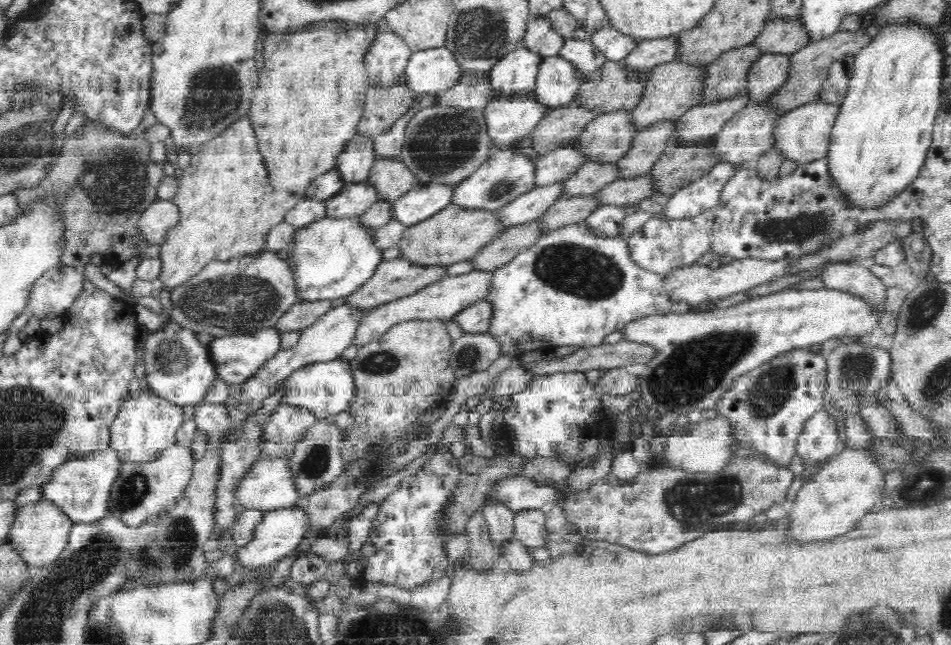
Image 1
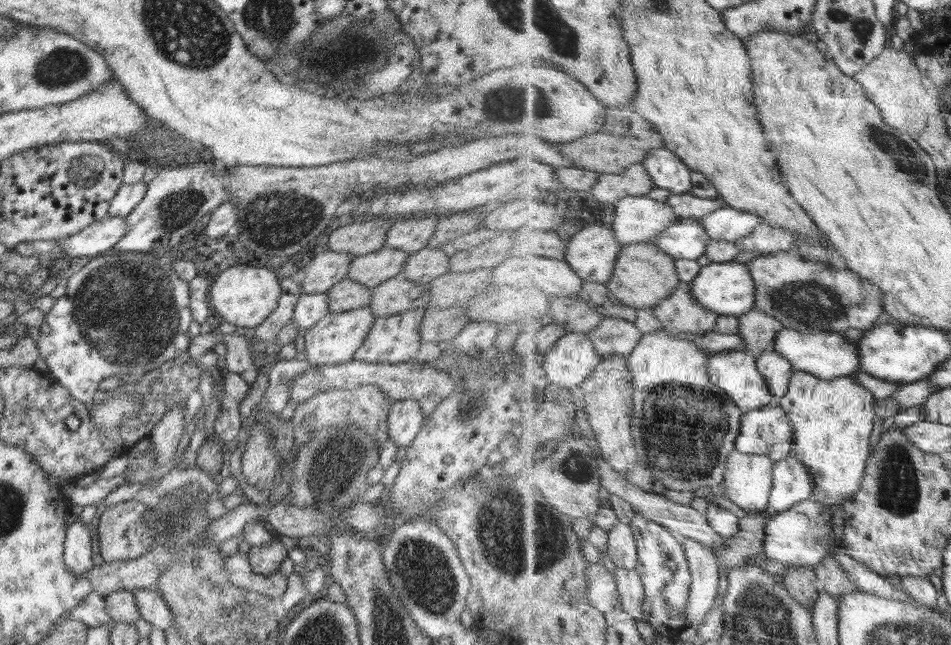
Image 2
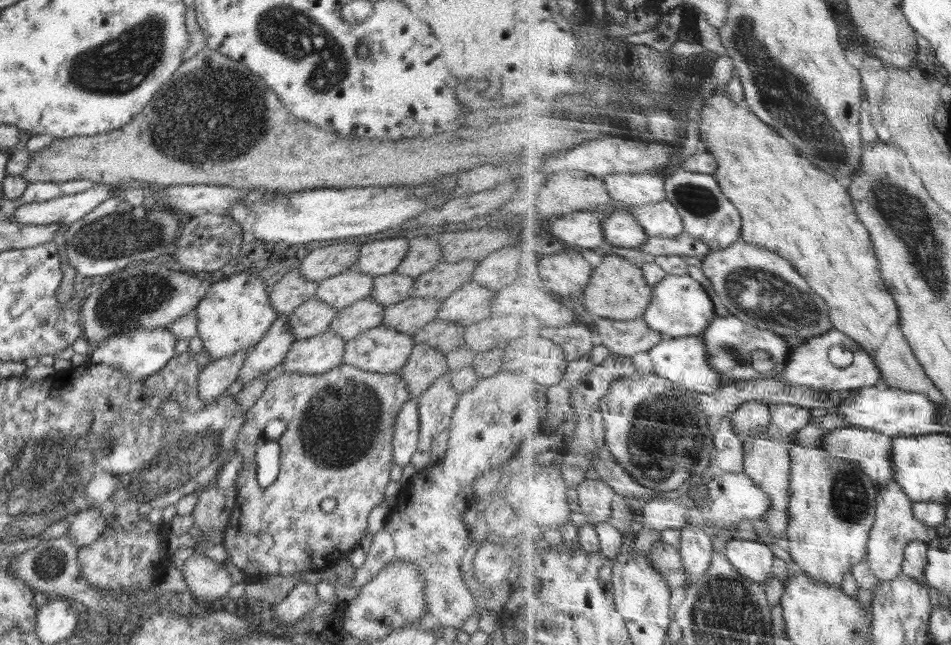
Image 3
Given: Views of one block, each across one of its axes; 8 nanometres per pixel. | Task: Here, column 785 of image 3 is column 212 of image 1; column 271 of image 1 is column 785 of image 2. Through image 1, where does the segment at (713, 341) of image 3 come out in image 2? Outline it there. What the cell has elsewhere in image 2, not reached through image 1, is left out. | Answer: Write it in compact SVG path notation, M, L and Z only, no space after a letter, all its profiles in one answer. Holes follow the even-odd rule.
M784 329L776 340L775 351L785 355L793 362L795 371L804 370L816 374L826 380L834 380L842 376L851 376L862 366L859 360L857 342L849 342L842 332L804 332L796 329Z

